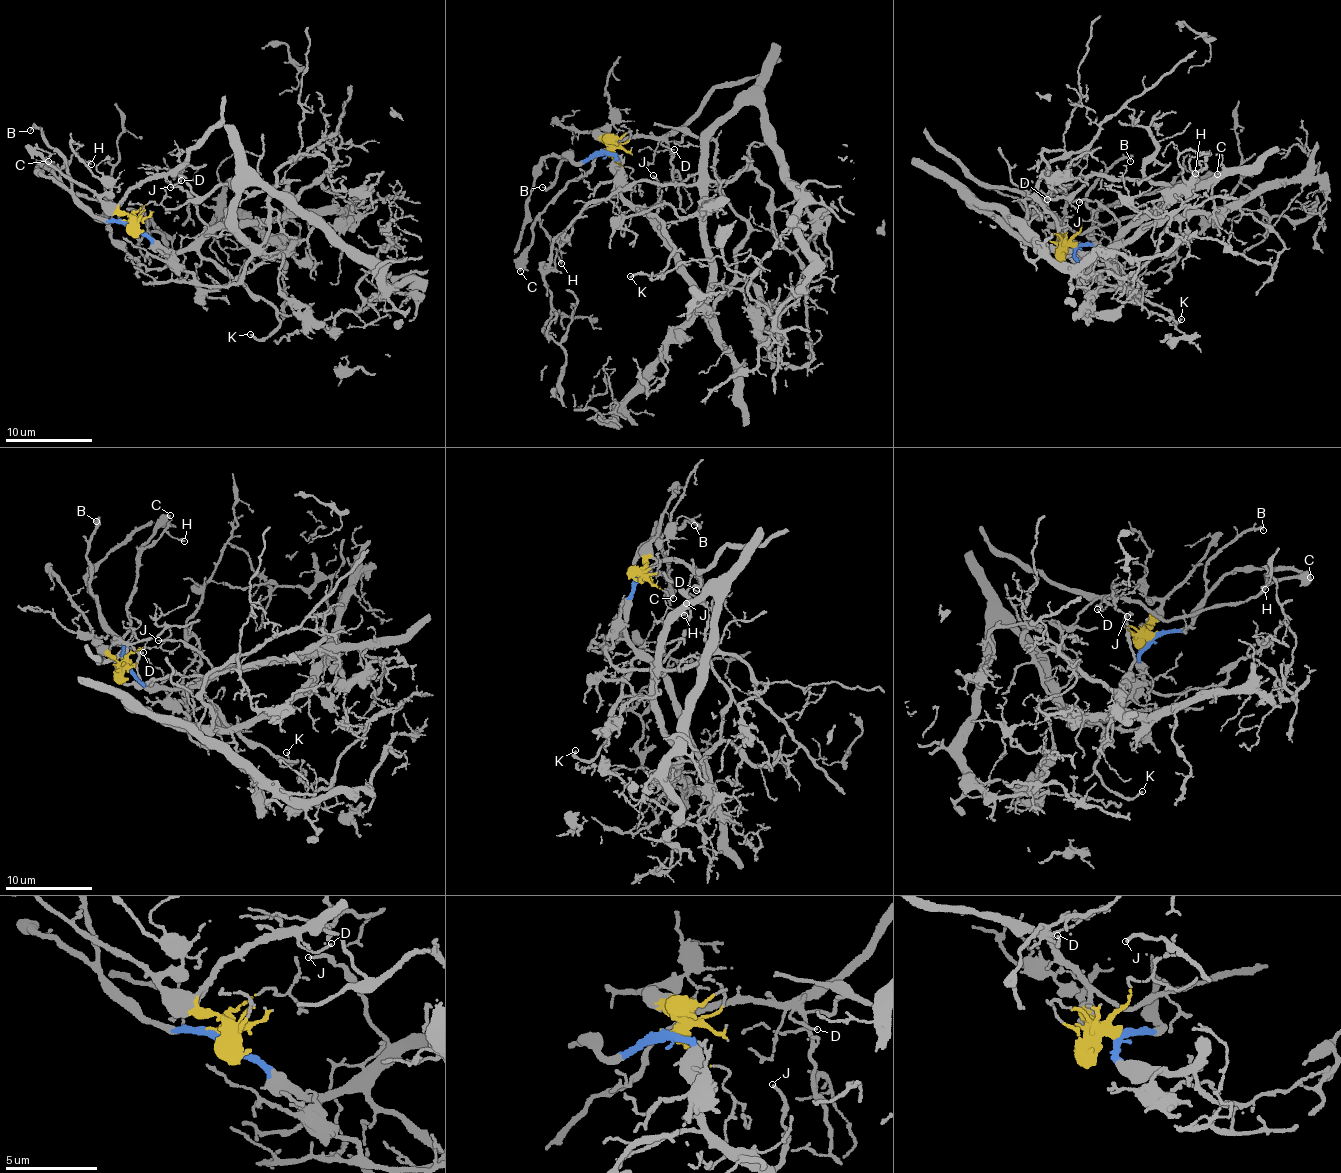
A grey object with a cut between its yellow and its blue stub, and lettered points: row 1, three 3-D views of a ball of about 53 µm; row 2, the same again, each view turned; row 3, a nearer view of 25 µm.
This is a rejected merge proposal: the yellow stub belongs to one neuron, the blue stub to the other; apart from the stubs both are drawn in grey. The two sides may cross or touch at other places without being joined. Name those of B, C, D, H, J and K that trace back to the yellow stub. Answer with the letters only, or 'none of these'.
C, D, H

